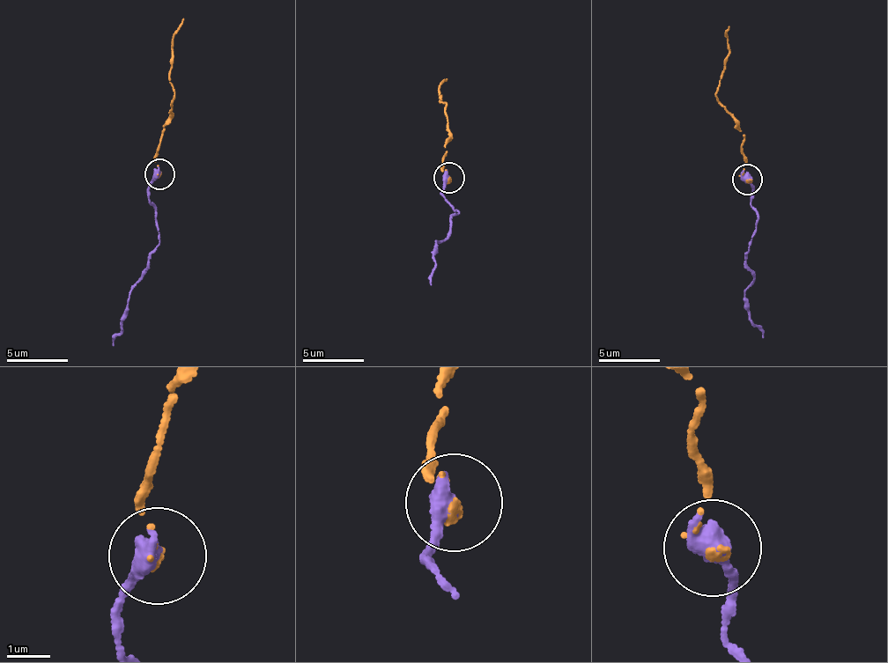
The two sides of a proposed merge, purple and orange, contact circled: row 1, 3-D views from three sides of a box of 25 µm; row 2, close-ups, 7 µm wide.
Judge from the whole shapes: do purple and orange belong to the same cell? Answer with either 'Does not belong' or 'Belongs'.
Belongs

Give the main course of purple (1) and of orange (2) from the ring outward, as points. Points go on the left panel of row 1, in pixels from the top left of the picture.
1: (160, 174), (151, 183), (148, 198), (156, 211), (160, 246), (148, 260), (127, 302), (127, 319), (112, 346)
2: (160, 174), (159, 175), (154, 153), (173, 97), (172, 34), (184, 17)

